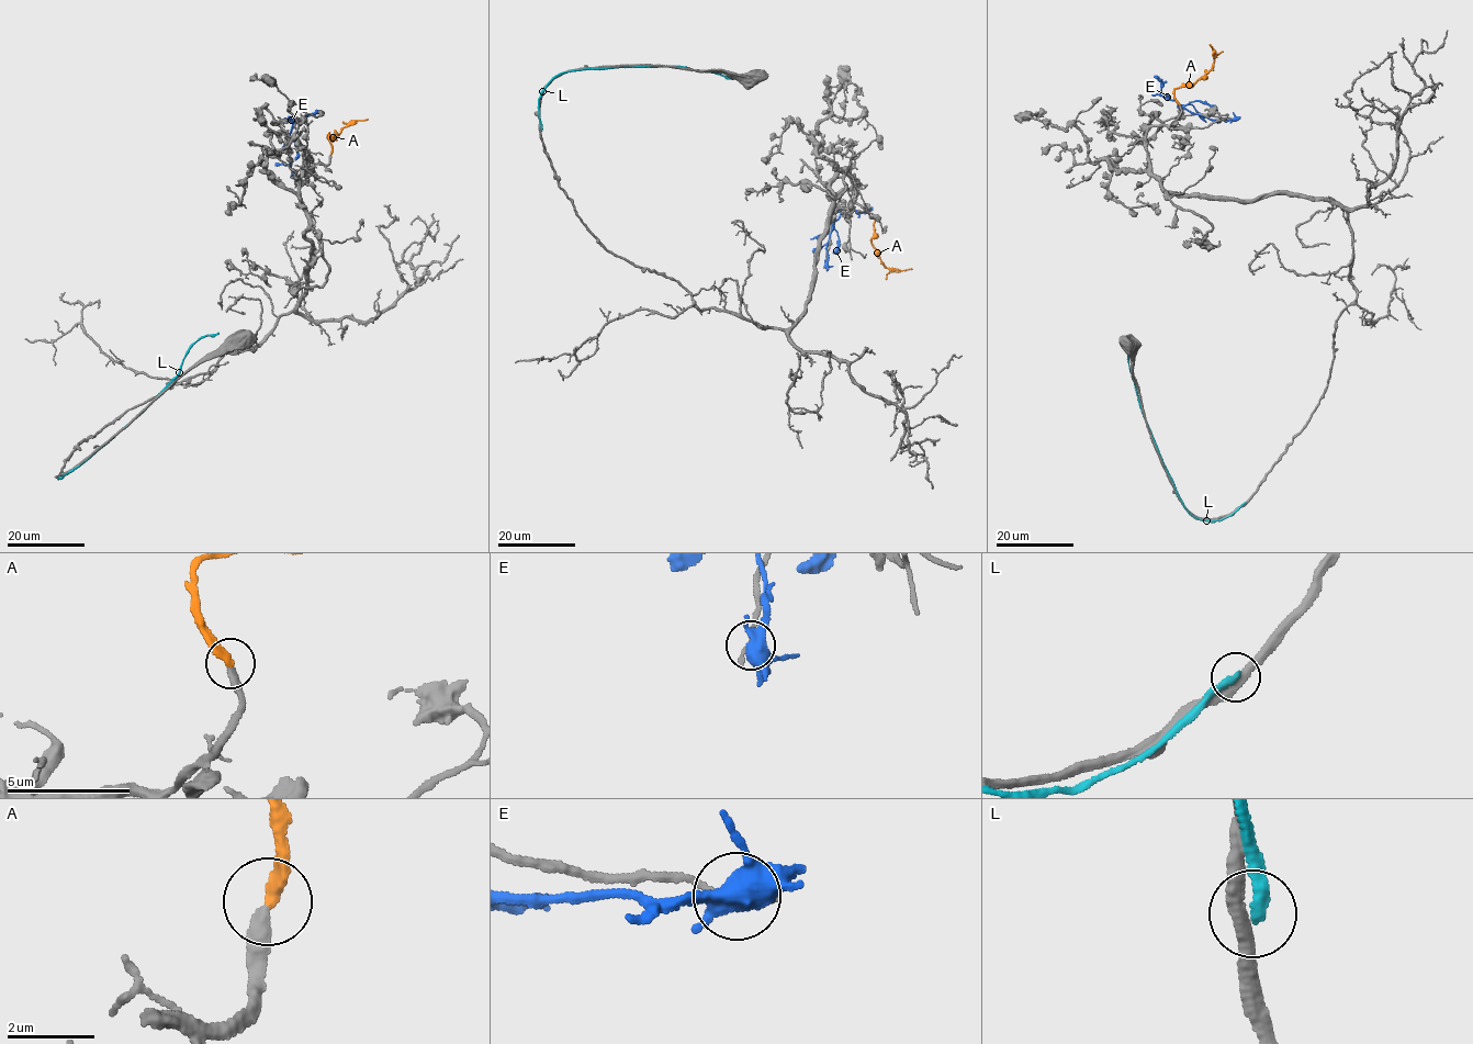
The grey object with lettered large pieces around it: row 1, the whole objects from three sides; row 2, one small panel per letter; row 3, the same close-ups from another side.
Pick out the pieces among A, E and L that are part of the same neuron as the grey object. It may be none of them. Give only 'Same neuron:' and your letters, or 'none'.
Same neuron: A

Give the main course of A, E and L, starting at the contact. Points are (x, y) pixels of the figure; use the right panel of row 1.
A: (1180, 104), (1174, 90), (1191, 86), (1207, 74), (1214, 60), (1210, 44)
E: (1234, 120), (1211, 120), (1191, 113), (1161, 93), (1160, 80), (1154, 76)
L: (1245, 502), (1232, 514), (1211, 522), (1192, 516), (1183, 505), (1143, 417), (1128, 368), (1129, 347)

